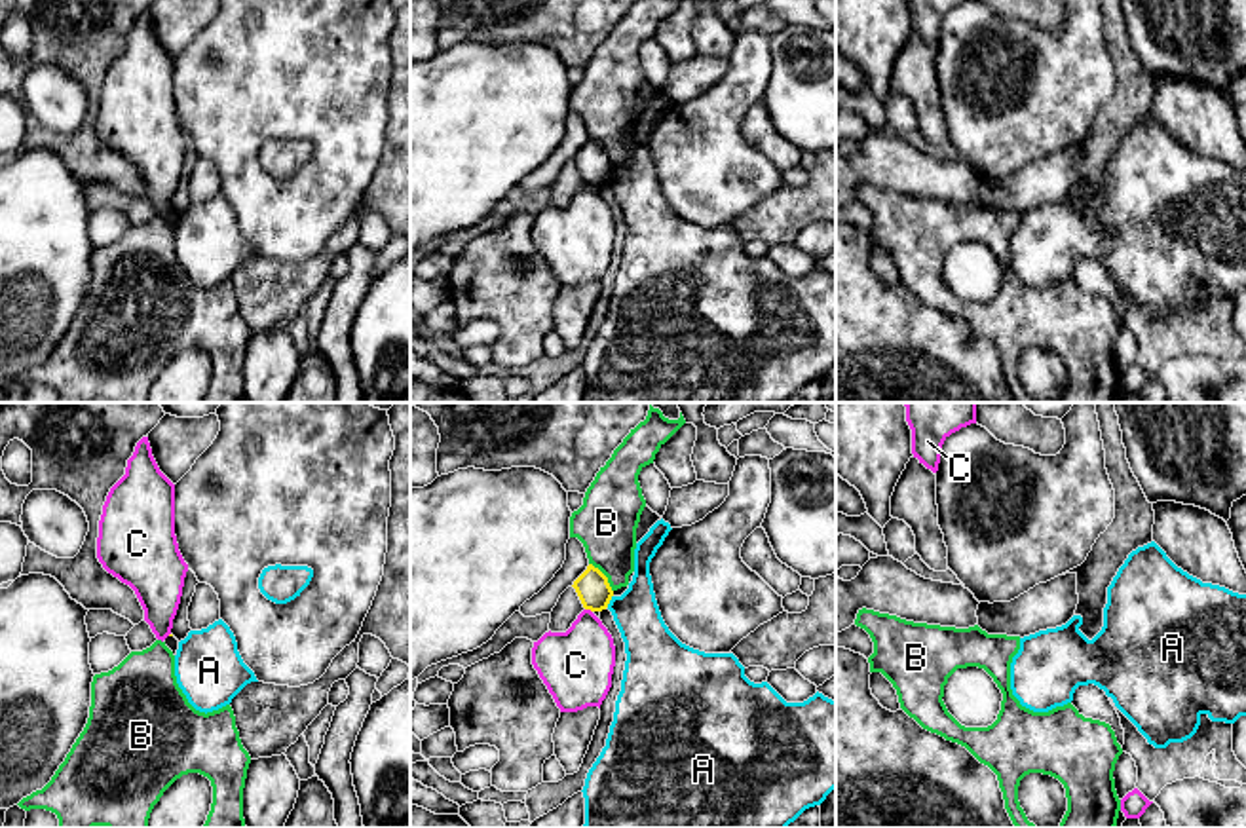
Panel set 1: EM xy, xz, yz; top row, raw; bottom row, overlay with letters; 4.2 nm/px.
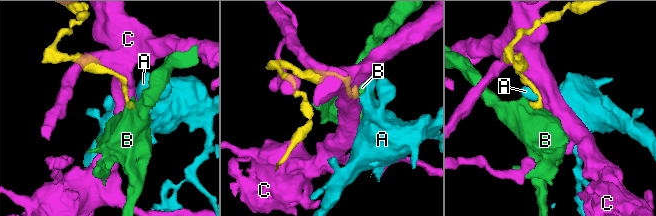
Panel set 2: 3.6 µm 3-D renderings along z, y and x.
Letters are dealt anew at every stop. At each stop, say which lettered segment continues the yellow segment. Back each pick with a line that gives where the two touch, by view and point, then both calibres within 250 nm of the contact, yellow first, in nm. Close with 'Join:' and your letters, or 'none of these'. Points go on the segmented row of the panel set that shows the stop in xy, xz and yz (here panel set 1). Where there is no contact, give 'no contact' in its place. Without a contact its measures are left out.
Join: none of these

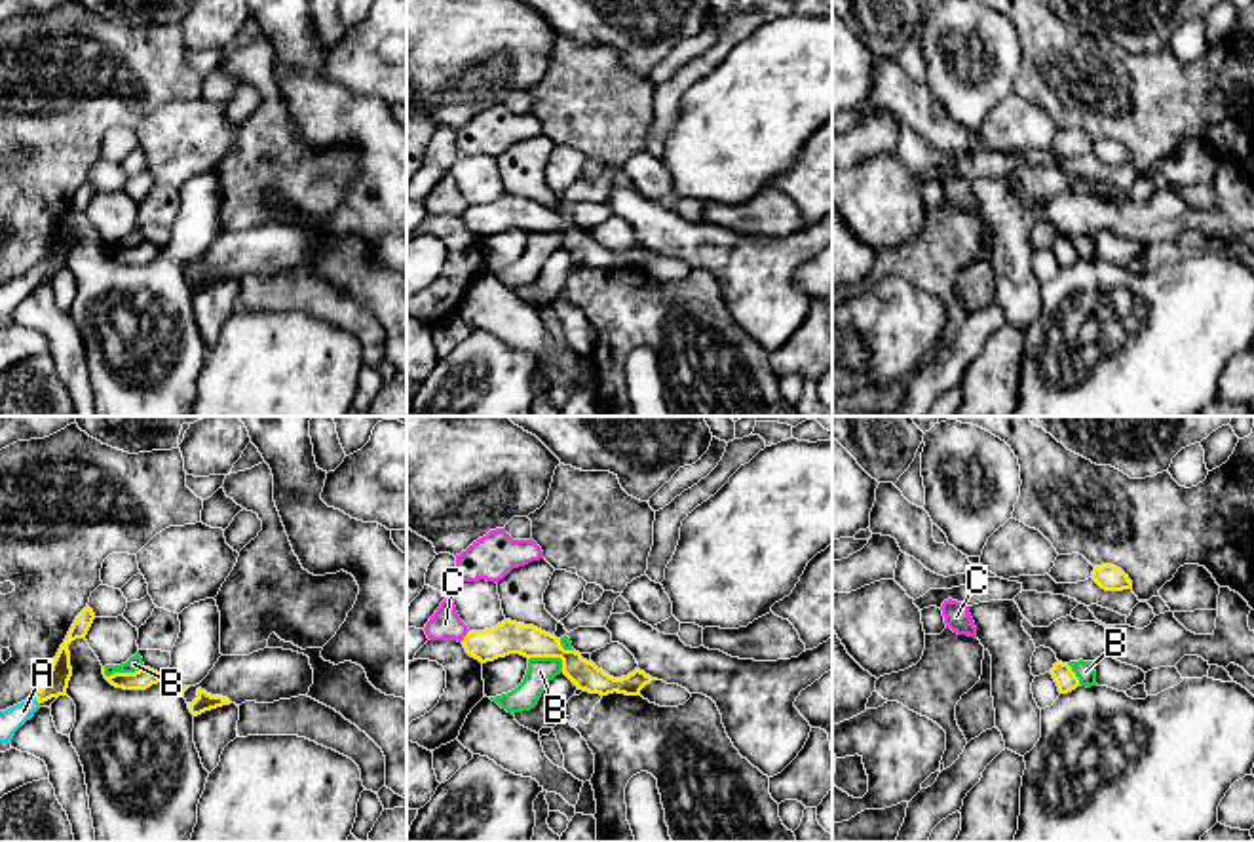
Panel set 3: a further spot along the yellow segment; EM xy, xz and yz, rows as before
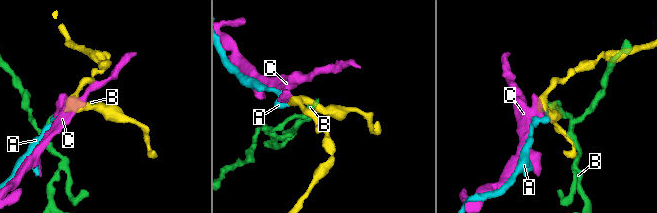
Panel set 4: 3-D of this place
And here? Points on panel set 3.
A: meets yellow in xy at (37, 700); 100 nm thick on the yellow side, 100 nm on the other
Join: A

